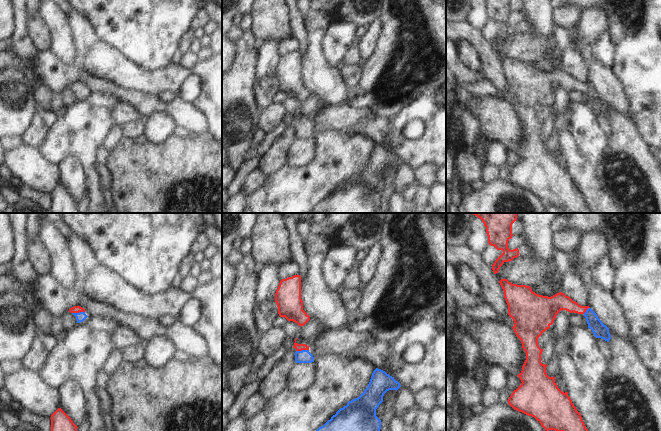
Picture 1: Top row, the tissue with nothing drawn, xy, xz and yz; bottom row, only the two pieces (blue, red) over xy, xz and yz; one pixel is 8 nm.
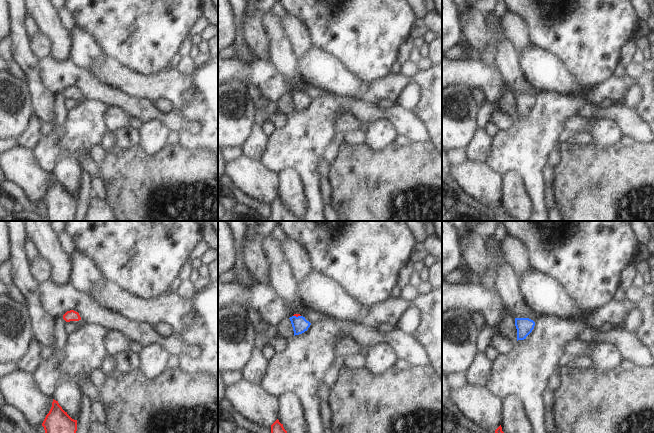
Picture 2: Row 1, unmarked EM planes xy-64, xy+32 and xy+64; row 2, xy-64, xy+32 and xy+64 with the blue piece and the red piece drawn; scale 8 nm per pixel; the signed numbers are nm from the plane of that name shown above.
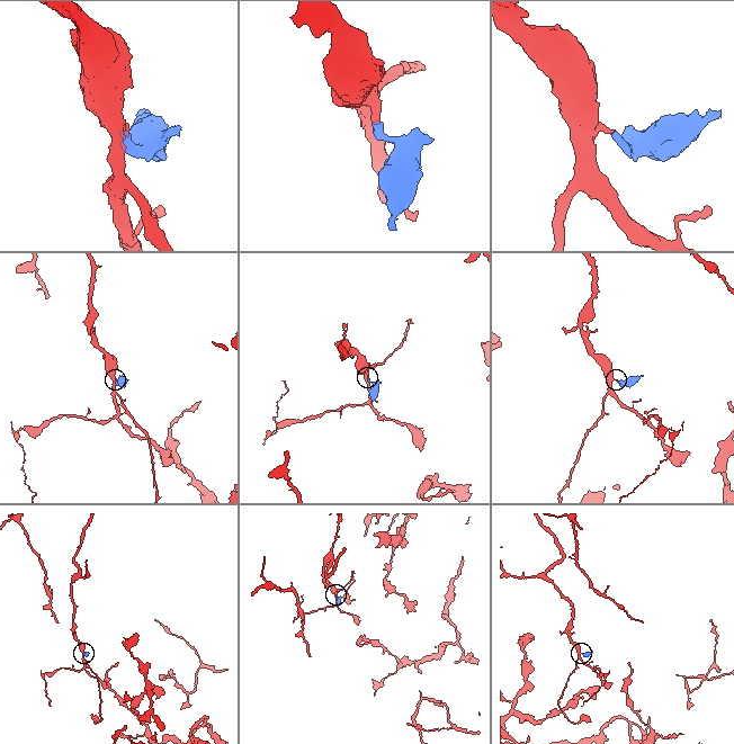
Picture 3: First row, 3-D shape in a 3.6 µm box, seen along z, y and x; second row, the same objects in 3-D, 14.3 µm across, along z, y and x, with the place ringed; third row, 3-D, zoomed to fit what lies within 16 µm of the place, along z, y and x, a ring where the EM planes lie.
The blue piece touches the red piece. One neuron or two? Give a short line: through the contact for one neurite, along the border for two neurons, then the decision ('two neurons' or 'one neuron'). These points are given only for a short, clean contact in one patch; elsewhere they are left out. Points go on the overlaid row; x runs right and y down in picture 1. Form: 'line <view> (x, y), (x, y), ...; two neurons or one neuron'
line xy (81, 316), (79, 312), (76, 309); one neuron

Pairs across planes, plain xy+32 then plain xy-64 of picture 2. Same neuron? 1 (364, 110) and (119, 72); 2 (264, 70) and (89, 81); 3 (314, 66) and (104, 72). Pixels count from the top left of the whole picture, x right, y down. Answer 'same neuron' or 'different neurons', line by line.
1: different neurons
2: same neuron
3: same neuron

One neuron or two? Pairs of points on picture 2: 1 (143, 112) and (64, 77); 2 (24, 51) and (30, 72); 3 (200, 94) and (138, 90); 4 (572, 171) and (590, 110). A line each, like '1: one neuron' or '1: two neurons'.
1: one neuron
2: one neuron
3: one neuron
4: two neurons

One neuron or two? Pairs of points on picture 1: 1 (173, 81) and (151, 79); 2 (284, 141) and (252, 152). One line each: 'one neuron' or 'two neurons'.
1: one neuron
2: two neurons

